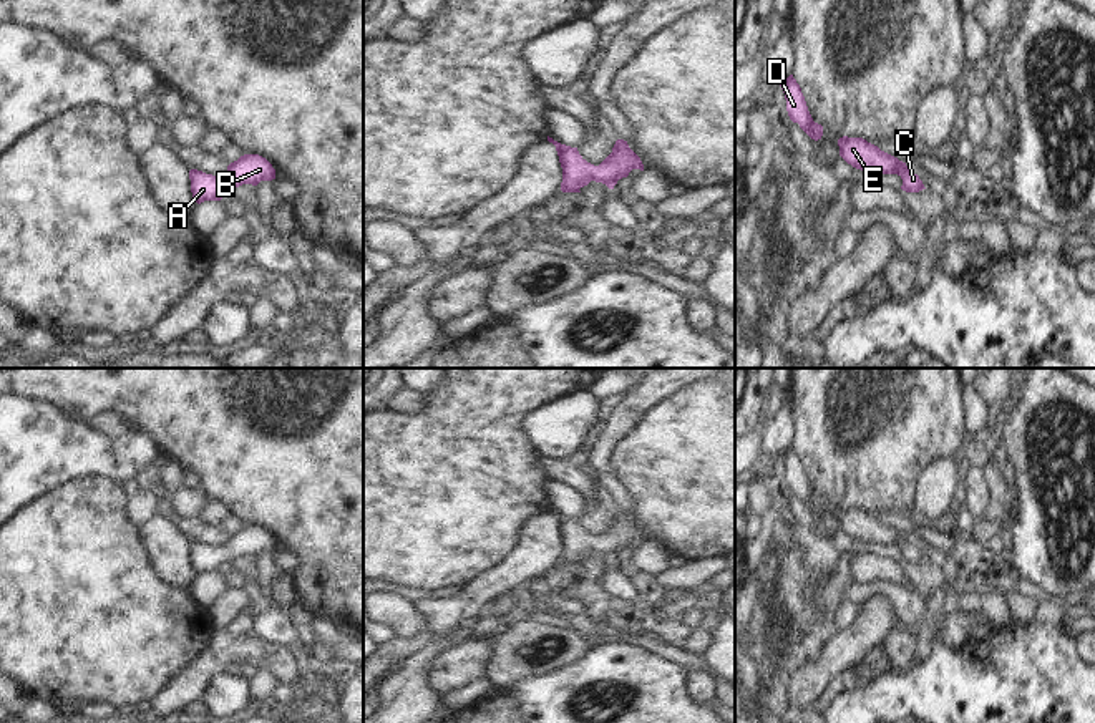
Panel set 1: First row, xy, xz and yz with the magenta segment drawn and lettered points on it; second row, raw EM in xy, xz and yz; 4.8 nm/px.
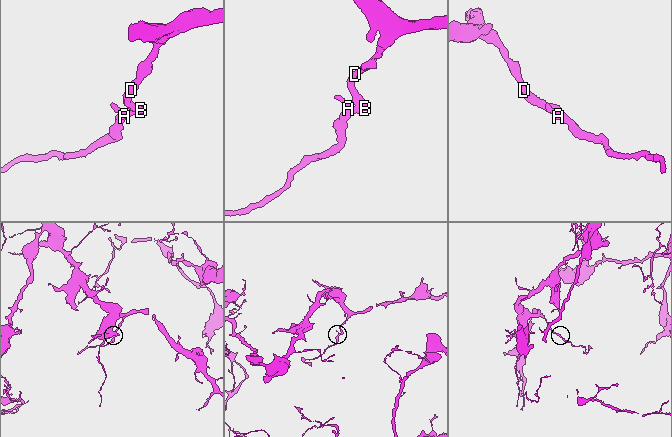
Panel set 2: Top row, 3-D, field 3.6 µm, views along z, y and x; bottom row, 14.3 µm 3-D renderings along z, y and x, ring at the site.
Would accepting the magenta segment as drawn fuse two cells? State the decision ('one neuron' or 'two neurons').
one neuron

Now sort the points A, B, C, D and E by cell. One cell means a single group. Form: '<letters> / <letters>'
A B C D E

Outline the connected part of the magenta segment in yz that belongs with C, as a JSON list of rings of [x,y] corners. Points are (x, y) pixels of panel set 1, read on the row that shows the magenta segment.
[[[843,136],[838,139],[840,156],[856,169],[869,174],[898,174],[903,179],[901,189],[906,192],[919,192],[924,187],[917,174],[906,163],[881,151],[878,146],[863,138]]]

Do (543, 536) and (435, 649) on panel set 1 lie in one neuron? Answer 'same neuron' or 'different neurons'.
same neuron

